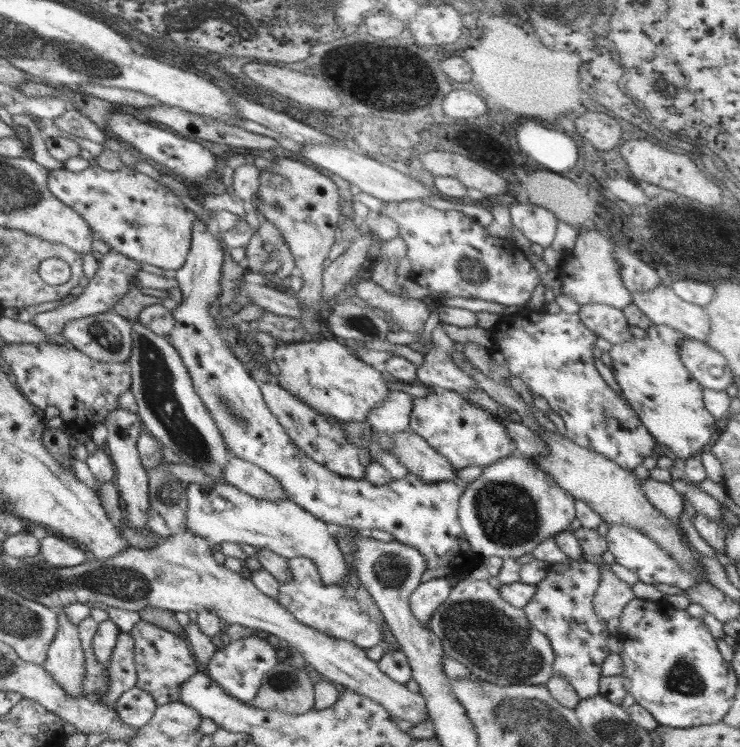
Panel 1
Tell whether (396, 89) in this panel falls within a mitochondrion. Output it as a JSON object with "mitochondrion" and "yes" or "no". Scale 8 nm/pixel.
{"mitochondrion":"yes"}

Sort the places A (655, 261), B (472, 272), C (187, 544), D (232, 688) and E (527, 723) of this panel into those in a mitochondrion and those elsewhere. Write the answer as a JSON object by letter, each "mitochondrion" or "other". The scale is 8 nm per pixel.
{"A":"other","B":"mitochondrion","C":"other","D":"other","E":"mitochondrion"}

